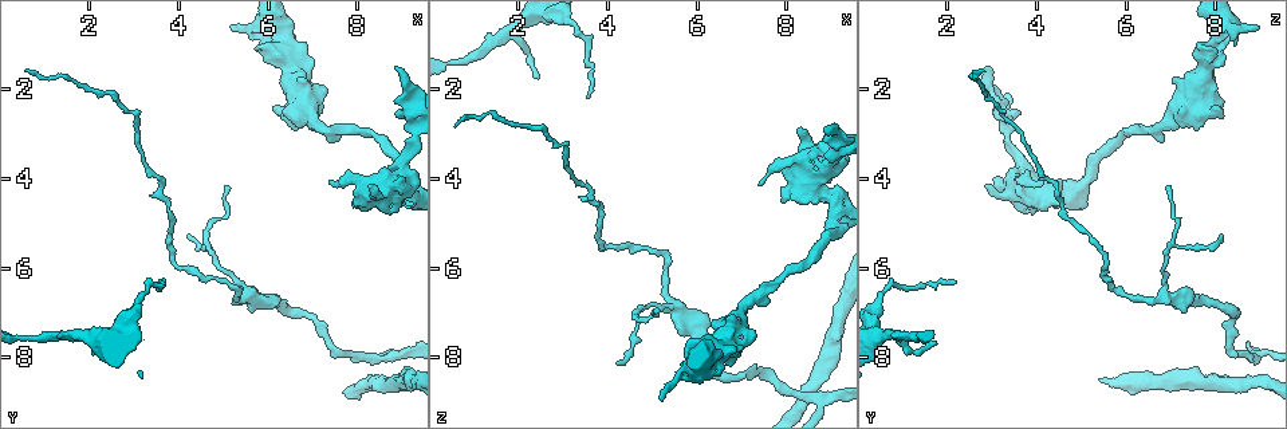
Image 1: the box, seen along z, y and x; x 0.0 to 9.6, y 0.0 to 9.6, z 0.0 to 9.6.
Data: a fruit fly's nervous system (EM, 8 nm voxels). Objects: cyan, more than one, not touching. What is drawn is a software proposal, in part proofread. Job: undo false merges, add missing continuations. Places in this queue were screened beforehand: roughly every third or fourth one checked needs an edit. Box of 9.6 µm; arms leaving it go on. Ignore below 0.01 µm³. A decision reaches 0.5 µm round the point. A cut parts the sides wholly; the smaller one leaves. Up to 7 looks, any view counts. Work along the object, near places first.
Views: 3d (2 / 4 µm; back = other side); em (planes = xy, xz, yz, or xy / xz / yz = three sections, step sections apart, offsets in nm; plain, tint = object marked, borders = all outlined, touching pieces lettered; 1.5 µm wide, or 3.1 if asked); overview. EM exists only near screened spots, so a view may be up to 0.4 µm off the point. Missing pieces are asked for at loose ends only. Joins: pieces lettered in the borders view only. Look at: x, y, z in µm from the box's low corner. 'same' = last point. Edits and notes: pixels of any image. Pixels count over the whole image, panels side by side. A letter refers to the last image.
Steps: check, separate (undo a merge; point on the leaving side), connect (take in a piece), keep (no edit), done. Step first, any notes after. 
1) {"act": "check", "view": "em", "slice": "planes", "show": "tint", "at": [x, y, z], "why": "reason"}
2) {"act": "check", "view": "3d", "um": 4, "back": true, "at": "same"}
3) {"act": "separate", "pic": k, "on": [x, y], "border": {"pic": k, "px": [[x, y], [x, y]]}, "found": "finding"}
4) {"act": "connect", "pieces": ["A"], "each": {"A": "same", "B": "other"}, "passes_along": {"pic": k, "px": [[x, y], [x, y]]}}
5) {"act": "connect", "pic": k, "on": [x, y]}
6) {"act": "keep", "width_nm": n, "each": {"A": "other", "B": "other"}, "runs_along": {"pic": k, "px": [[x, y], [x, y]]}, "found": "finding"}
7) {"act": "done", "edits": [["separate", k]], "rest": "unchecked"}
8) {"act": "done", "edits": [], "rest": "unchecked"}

{"act": "check", "view": "em", "slice": "planes", "show": "plain", "at": [0.65, 1.65, 2.90], "why": "end of a long branch"}

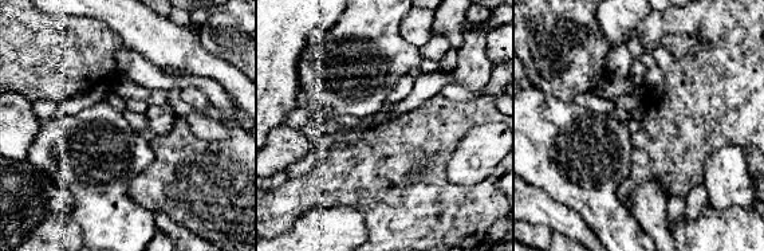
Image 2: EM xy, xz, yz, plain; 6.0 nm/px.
{"act": "check", "view": "em", "slice": "planes", "show": "borders", "at": "same"}

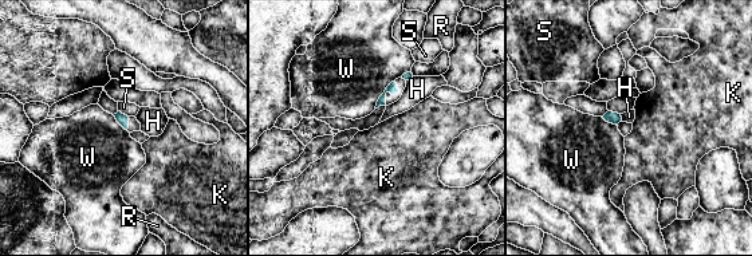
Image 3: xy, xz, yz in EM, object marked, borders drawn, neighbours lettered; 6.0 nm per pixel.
{"act": "keep", "each": {"H": "other", "K": "other", "R": "other", "S": "other", "W": "other"}, "found": "no lettered piece goes on from it"}

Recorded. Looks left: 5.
{"act": "check", "view": "em", "slice": "planes", "show": "borders", "at": [8.80, 1.45, 3.00], "why": "free end"}

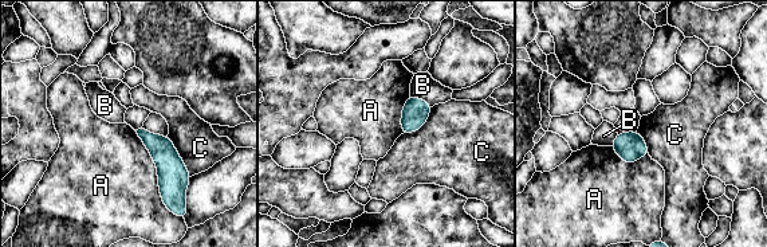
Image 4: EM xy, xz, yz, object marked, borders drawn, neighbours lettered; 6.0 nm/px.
{"act": "keep", "each": {"A": "other", "B": "other", "C": "other"}, "border": {"pic": 4, "px": [[134, 130], [156, 167], [165, 206]]}, "found": "no lettered piece goes on from it"}

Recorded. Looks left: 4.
{"act": "check", "view": "em", "slice": "xy", "step": 8, "show": "tint", "at": [8.80, 7.95, 8.90], "why": "three-way junction"}

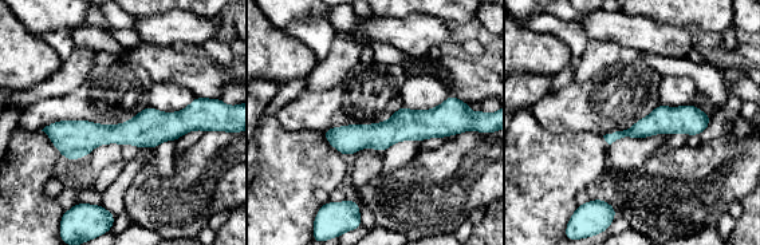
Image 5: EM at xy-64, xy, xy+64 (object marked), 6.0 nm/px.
{"act": "check", "view": "em", "slice": "planes", "show": "borders", "at": "same"}

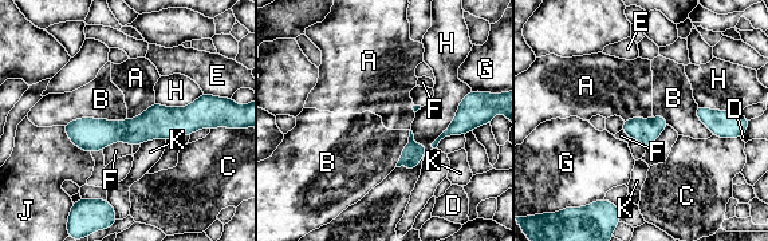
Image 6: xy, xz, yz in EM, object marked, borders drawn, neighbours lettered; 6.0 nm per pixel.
{"act": "keep", "longest_contact_nm": ["H", 460], "each": {"A": "other", "B": "other", "C": "other", "D": "other", "E": "other", "F": "other", "G": "other", "H": "other", "J": "other", "K": "other"}, "runs_along": {"pic": 6, "px": [[240, 113], [79, 126]]}, "found": "all the same neuron"}

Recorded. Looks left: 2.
{"act": "done", "edits": [], "rest": "unchecked"}

